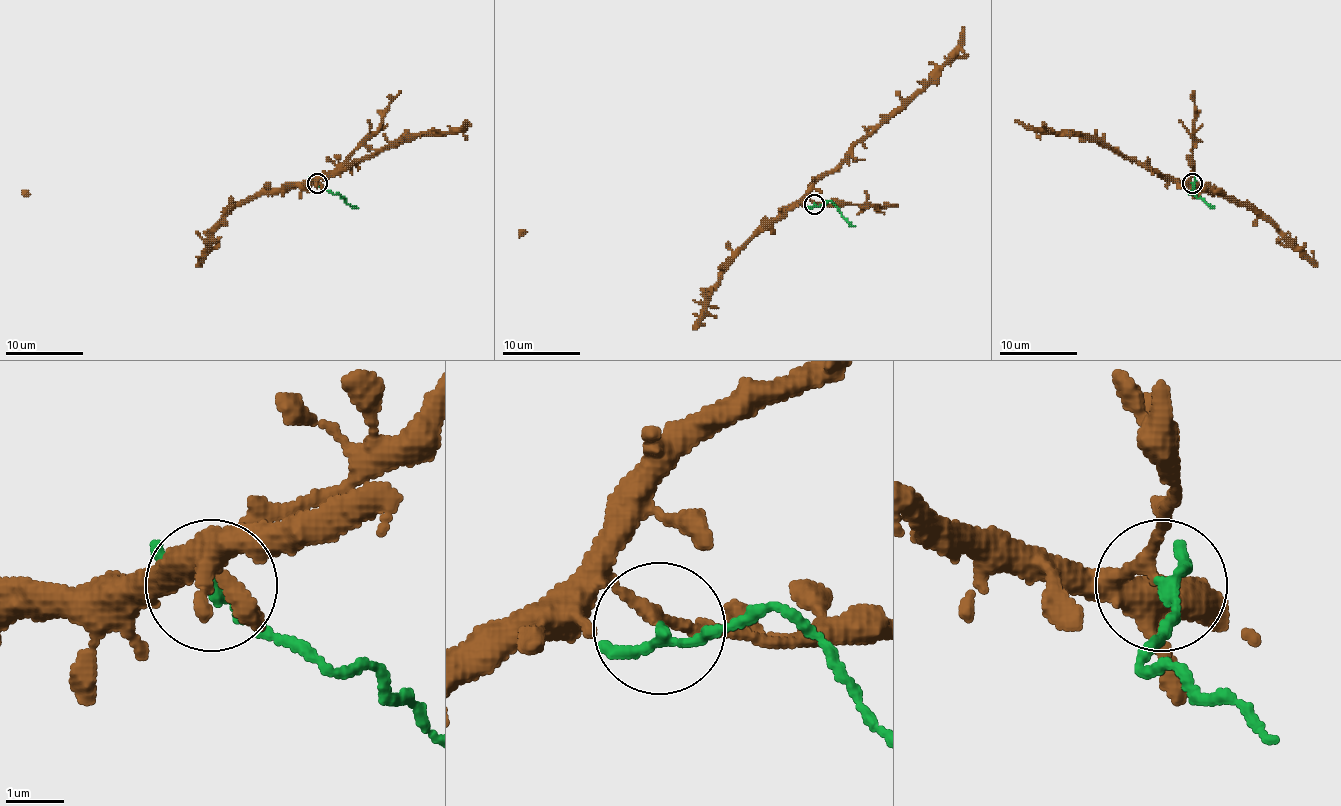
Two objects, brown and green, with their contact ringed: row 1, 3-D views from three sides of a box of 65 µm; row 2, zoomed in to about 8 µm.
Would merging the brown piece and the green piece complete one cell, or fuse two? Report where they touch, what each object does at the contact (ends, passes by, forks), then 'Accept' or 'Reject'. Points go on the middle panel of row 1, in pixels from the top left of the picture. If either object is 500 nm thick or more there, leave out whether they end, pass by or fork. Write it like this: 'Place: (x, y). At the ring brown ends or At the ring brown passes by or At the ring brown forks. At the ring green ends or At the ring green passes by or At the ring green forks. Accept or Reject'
Place: (814, 204). At the ring brown passes by. At the ring green passes by. Reject

